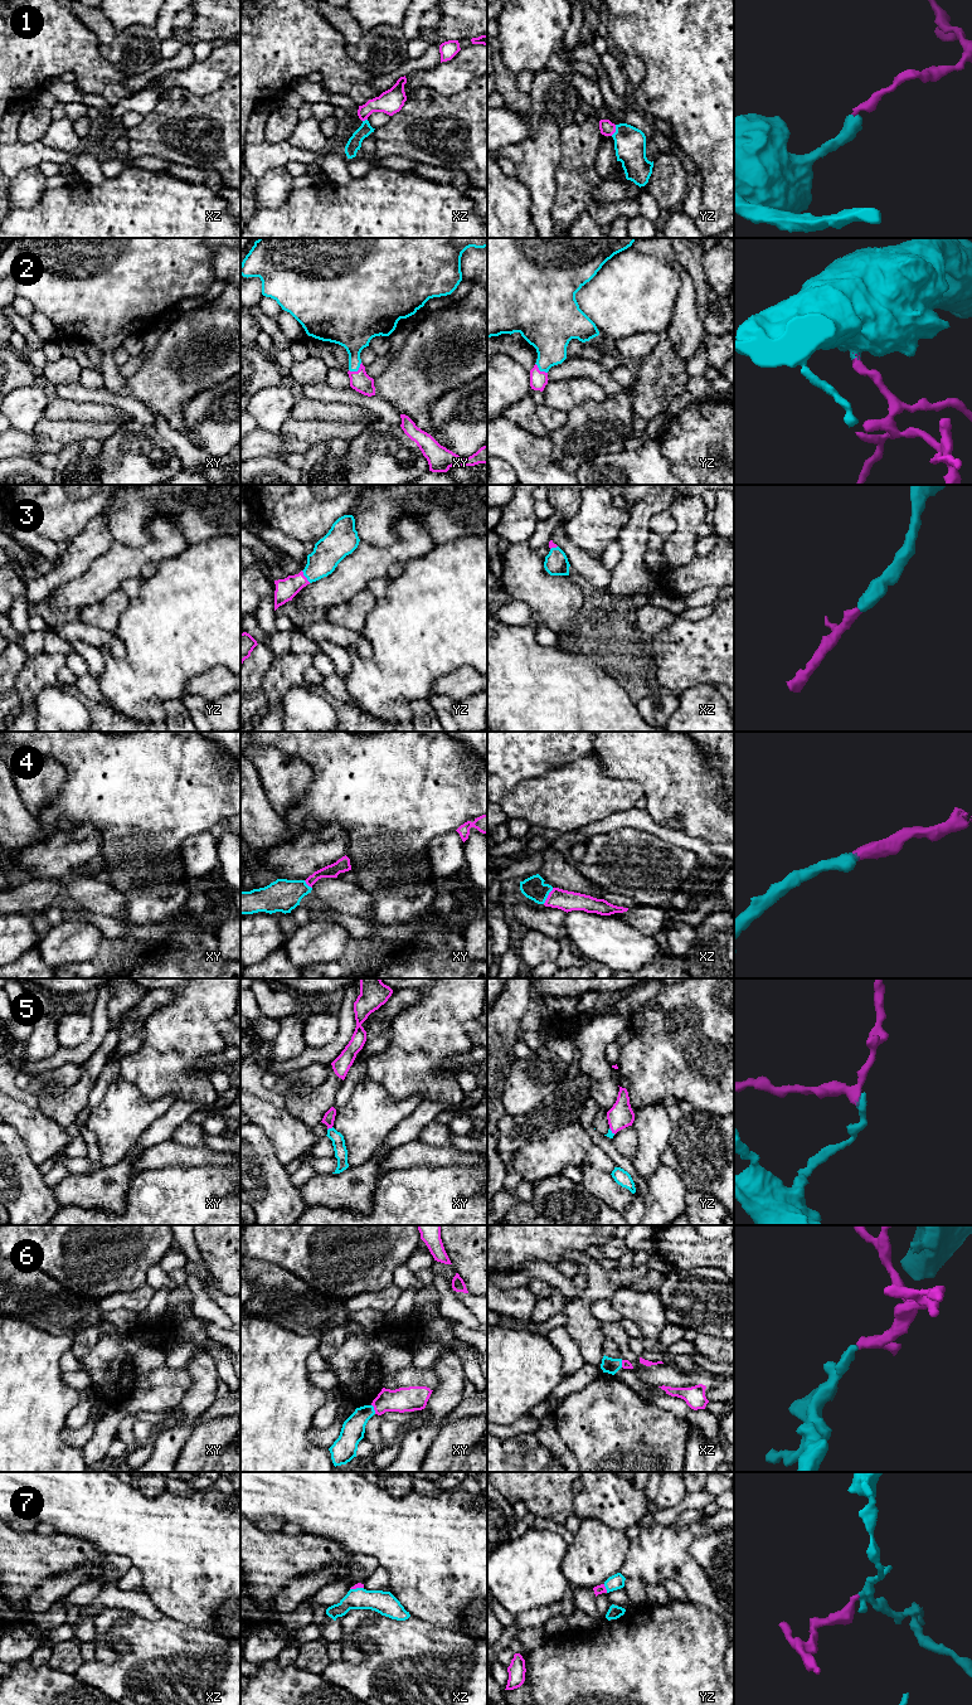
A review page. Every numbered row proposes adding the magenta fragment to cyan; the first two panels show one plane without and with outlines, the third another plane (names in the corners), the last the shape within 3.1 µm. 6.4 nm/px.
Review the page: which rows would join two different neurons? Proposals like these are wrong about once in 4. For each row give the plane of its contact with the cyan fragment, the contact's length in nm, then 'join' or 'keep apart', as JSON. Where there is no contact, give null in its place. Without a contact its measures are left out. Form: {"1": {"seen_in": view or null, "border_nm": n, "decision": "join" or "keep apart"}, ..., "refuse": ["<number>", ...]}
{"1": {"seen_in": "yz", "border_nm": 80, "decision": "join"}, "2": {"seen_in": "xy", "border_nm": 100, "decision": "join"}, "3": {"seen_in": "yz", "border_nm": 100, "decision": "join"}, "4": {"seen_in": "xz", "border_nm": 120, "decision": "join"}, "5": {"seen_in": "xy", "border_nm": 40, "decision": "join"}, "6": {"seen_in": "xy", "border_nm": 70, "decision": "join"}, "7": {"seen_in": "yz", "border_nm": 60, "decision": "join"}, "refuse": []}

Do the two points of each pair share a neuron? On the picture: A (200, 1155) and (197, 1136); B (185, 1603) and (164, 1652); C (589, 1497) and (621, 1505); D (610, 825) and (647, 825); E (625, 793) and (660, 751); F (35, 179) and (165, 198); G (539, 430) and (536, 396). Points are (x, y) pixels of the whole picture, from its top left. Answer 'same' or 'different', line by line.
A: different
B: different
C: same
D: same
E: different
F: different
G: different

